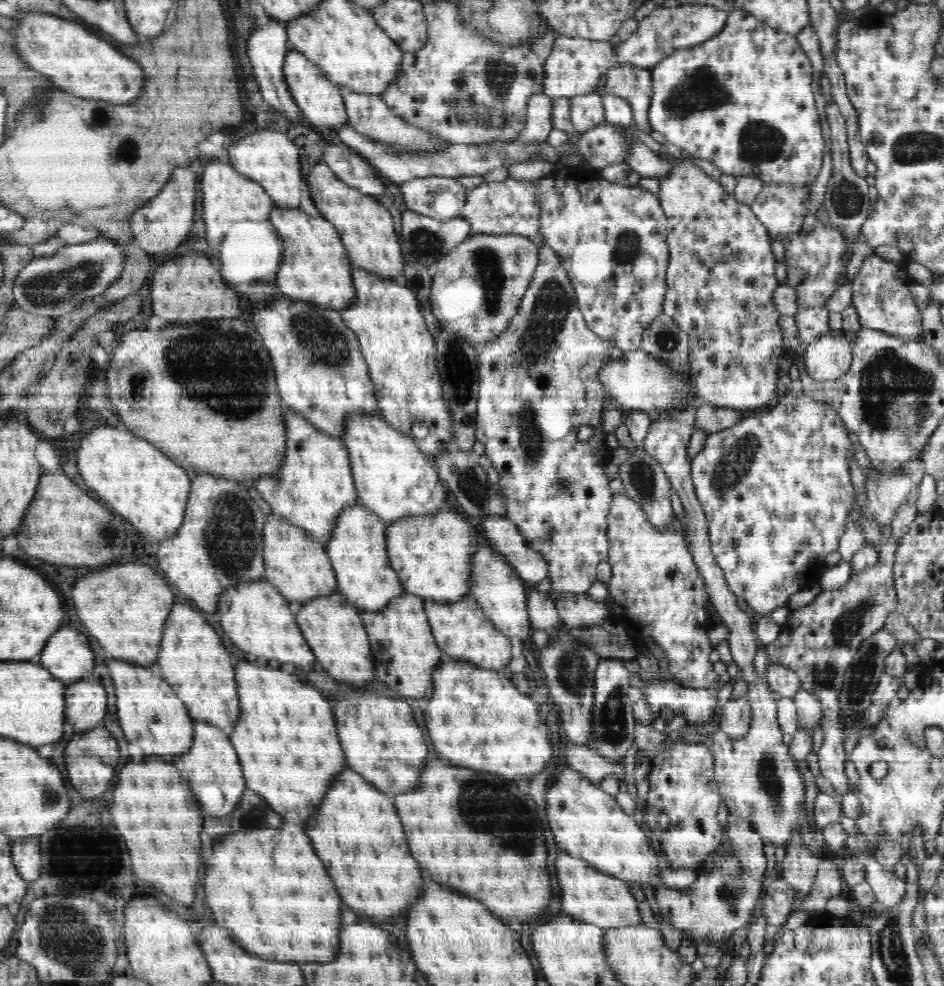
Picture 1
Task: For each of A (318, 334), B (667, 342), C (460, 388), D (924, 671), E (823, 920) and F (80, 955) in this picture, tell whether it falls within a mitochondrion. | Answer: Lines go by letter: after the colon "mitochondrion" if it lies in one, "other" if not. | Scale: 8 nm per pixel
A: mitochondrion
B: mitochondrion
C: mitochondrion
D: other
E: other
F: mitochondrion

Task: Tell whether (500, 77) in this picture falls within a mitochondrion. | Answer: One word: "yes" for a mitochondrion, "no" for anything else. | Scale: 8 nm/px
yes

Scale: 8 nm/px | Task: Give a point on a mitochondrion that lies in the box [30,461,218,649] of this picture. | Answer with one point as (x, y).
(107, 528)

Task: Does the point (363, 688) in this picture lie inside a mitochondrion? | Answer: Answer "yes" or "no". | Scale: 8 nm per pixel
no

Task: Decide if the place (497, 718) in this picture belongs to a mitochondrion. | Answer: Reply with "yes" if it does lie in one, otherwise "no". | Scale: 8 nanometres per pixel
no

